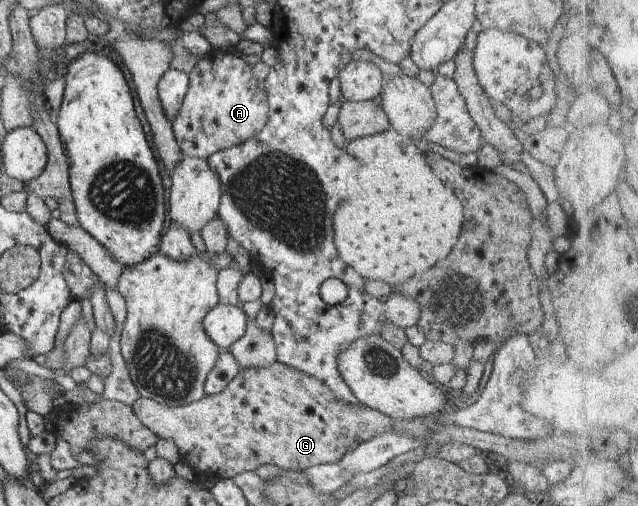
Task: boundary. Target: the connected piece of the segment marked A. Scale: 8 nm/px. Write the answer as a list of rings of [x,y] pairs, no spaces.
[[[236,47],[216,48],[196,63],[187,93],[172,122],[183,156],[207,159],[213,153],[251,139],[268,122],[270,112],[266,85],[255,78],[253,68]]]

